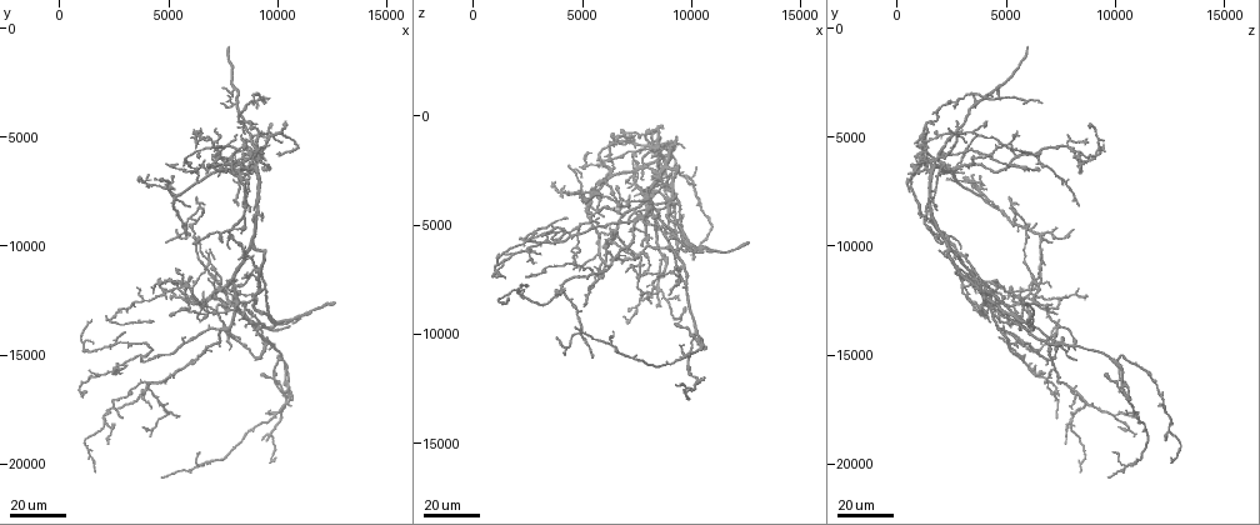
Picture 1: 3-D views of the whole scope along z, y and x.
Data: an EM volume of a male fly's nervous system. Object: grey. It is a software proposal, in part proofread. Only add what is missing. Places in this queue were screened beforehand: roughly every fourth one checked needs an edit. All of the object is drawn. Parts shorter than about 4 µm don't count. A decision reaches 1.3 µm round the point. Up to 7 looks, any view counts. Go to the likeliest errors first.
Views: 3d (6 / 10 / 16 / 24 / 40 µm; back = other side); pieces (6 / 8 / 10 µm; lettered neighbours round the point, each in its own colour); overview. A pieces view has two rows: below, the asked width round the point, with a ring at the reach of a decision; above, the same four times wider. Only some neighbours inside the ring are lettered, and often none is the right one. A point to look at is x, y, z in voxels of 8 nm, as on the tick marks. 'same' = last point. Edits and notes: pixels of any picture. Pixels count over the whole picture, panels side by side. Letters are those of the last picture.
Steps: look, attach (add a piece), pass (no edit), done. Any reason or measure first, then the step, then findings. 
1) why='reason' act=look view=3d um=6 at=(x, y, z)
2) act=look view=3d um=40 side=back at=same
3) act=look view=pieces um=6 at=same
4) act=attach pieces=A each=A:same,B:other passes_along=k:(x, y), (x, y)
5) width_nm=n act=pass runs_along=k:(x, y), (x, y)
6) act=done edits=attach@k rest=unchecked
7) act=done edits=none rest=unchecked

why='free end' act=look view=3d um=40 at=(8200, 8100, 8300)

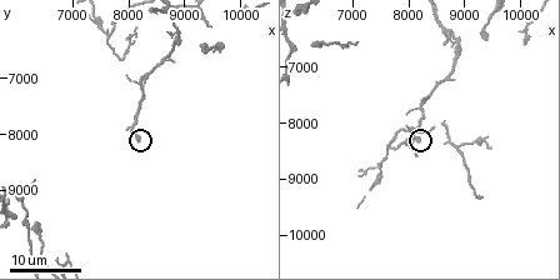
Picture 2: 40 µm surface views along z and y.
why='what lies round it' act=look view=pieces um=6 at=(8200, 8100, 8350)

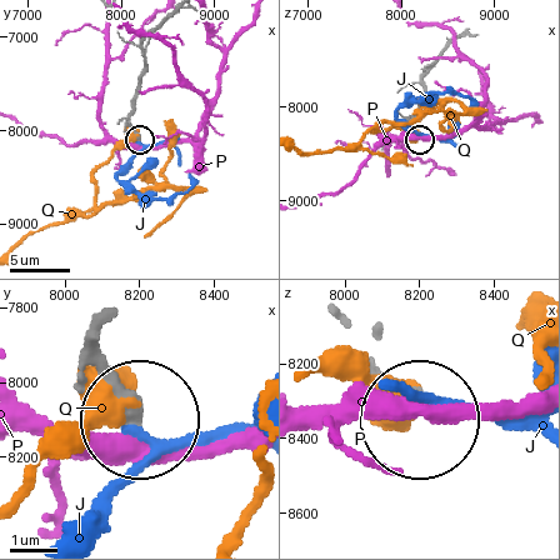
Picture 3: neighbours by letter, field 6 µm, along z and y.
act=pass each=J:other,P:other,Q:other runs_along=3:(101, 341), (134, 420) found='no lettered piece goes on from it'

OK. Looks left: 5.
why='an open end' act=look view=3d um=24 at=(9400, 18800, 12300)

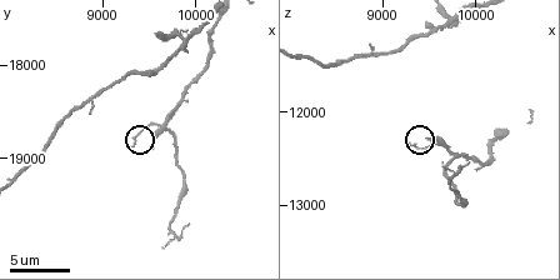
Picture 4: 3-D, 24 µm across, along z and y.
why='see the neighbours' act=look view=pieces um=10 at=(9500, 18950, 12300)

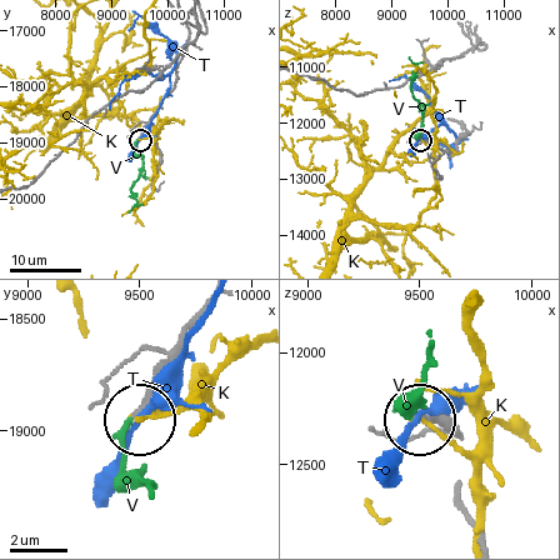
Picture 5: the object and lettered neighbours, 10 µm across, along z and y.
width_nm=200 act=attach pieces=V each=K:other,T:other,V:same found='the neuron continues'

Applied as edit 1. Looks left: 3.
why='free end' act=look view=3d um=24 at=(12600, 12700, 5700)

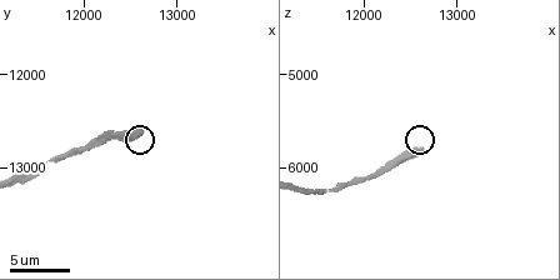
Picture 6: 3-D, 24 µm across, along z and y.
act=look view=pieces um=10 at=(12650, 12650, 5800)

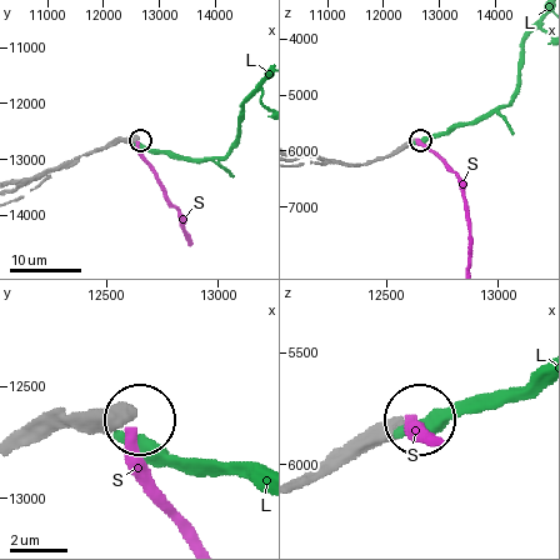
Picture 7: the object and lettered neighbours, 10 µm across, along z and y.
width_nm=460 act=pass each=L:other,S:other runs_along=7:(34, 179), (69, 165), (81, 155), (139, 139) found='none of them fits'

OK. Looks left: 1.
act=done edits=attach@5 rest=unchecked

